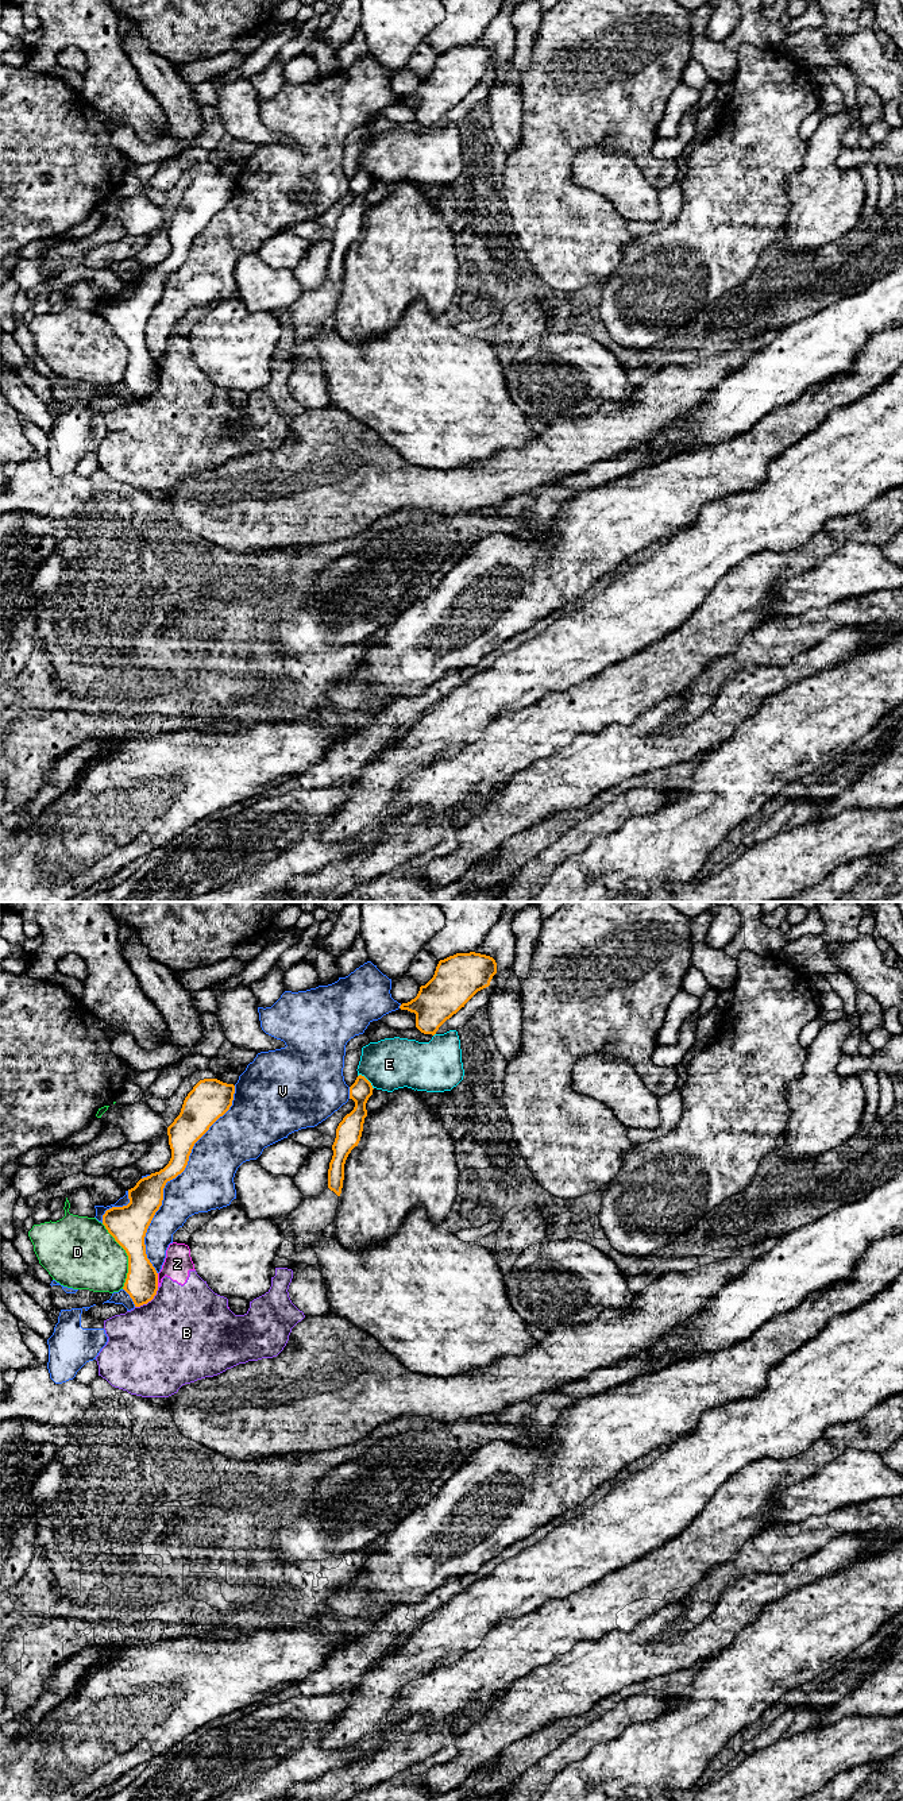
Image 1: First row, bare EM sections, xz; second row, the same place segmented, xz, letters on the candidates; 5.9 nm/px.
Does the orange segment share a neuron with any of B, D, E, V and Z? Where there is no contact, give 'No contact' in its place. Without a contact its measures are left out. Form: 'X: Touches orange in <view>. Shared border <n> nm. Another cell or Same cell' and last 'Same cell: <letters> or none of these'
B: Touches orange in xz. Shared border 190 nm. Another cell
D: Touches orange in xz. Shared border 420 nm. Another cell
E: Touches orange in xz. Shared border 130 nm. Another cell
V: Touches orange in xz. Shared border 1200 nm. Another cell
Z: Touches orange in xz. Shared border 80 nm. Another cell
Same cell: none of these

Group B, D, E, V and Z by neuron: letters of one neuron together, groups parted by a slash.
B Z / D / E / V

